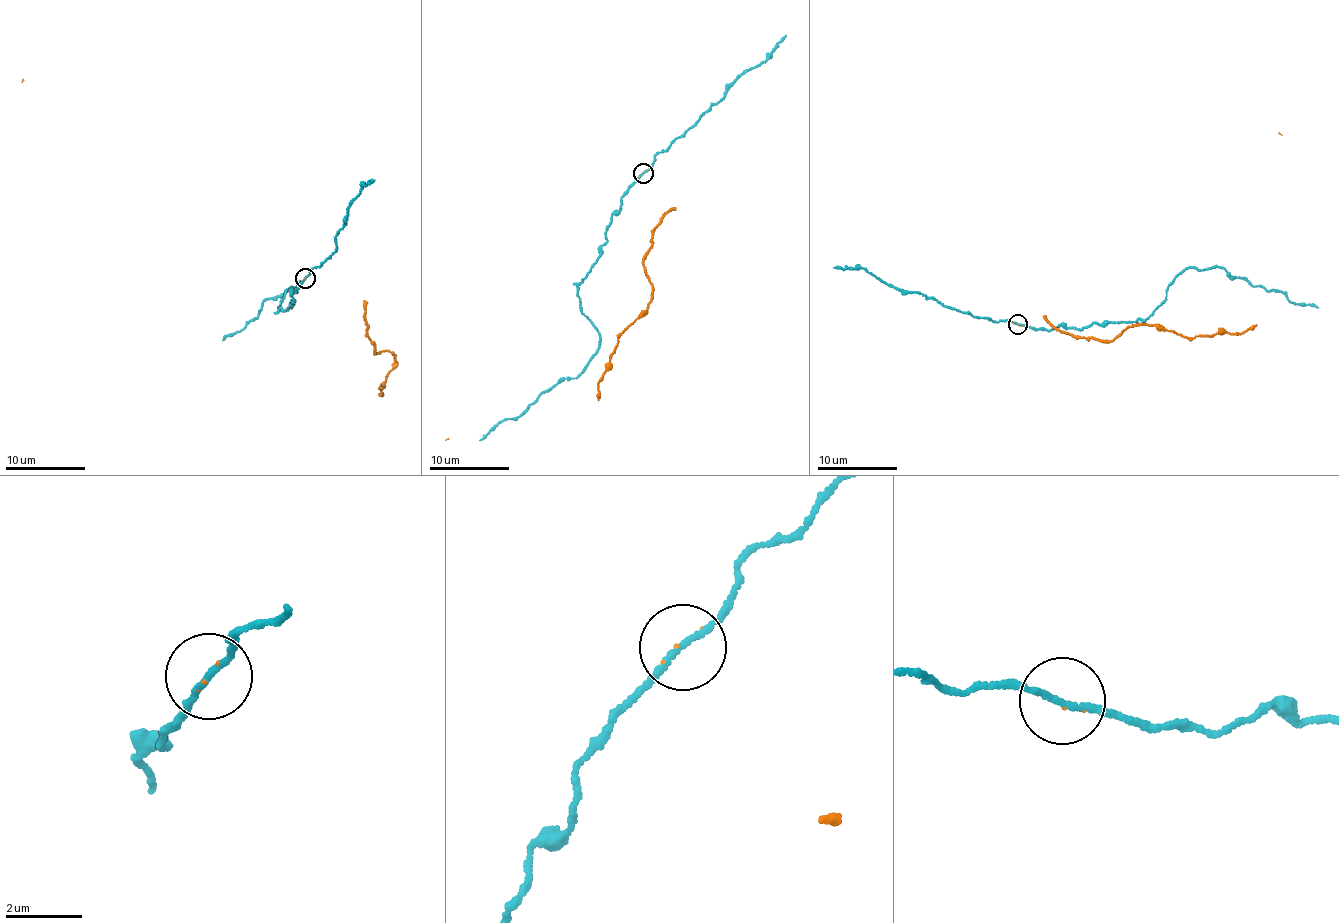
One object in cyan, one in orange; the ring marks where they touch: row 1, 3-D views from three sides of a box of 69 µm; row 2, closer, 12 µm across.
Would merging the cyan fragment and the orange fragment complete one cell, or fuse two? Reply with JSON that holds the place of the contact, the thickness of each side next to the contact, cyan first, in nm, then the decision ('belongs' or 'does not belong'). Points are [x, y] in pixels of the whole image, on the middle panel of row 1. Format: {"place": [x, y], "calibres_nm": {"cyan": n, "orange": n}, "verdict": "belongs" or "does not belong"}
{"place": [643, 173], "calibres_nm": {"cyan": 160, "orange": 40}, "verdict": "belongs"}

